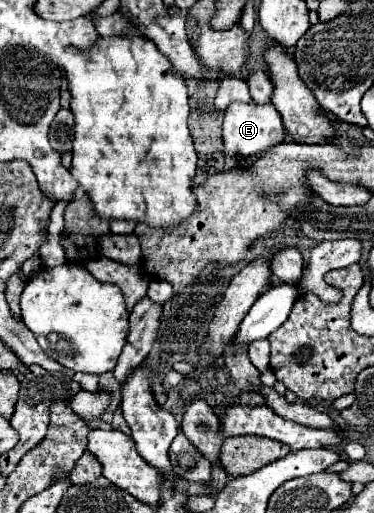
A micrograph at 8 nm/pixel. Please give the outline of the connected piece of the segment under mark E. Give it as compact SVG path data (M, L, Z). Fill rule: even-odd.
M232 102L232 106L224 112L224 148L232 158L262 154L264 150L284 142L286 130L282 126L282 118L272 104L256 104L256 102Z

